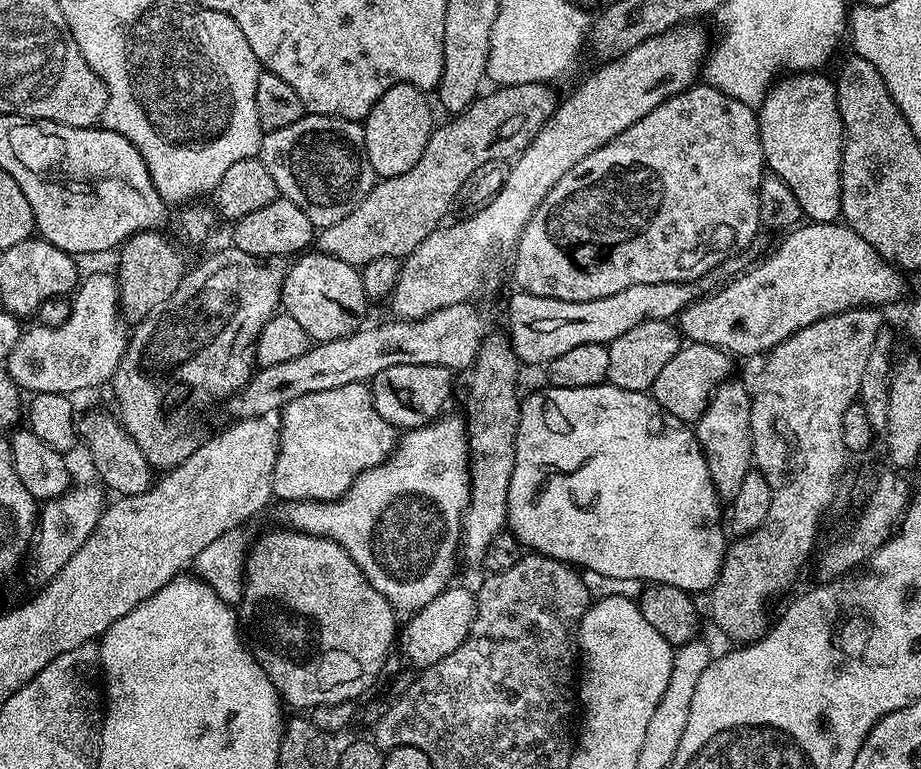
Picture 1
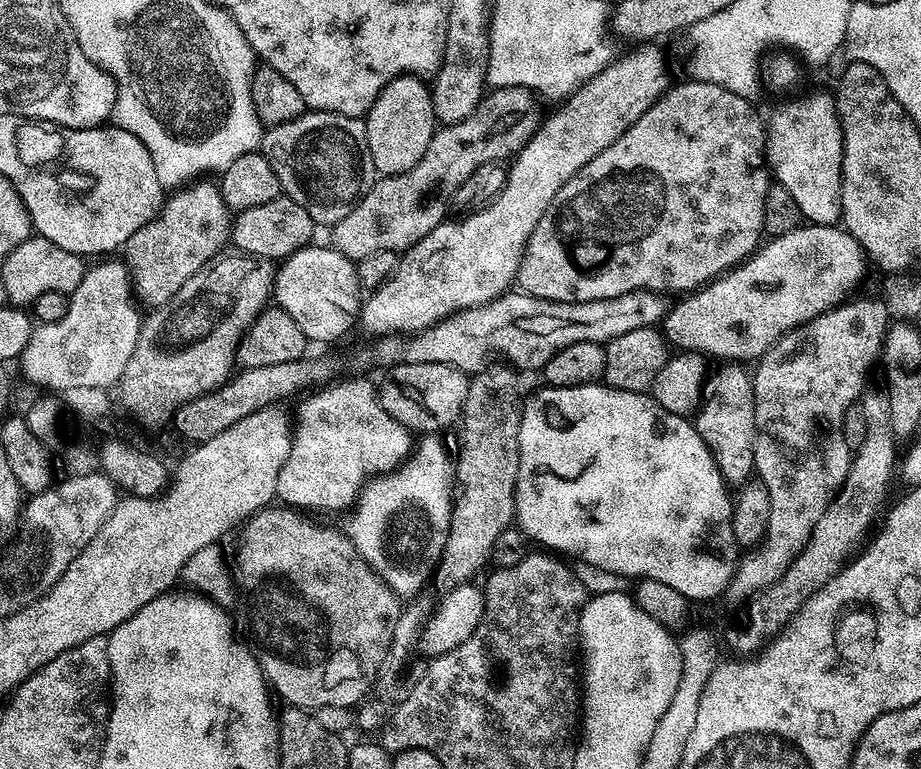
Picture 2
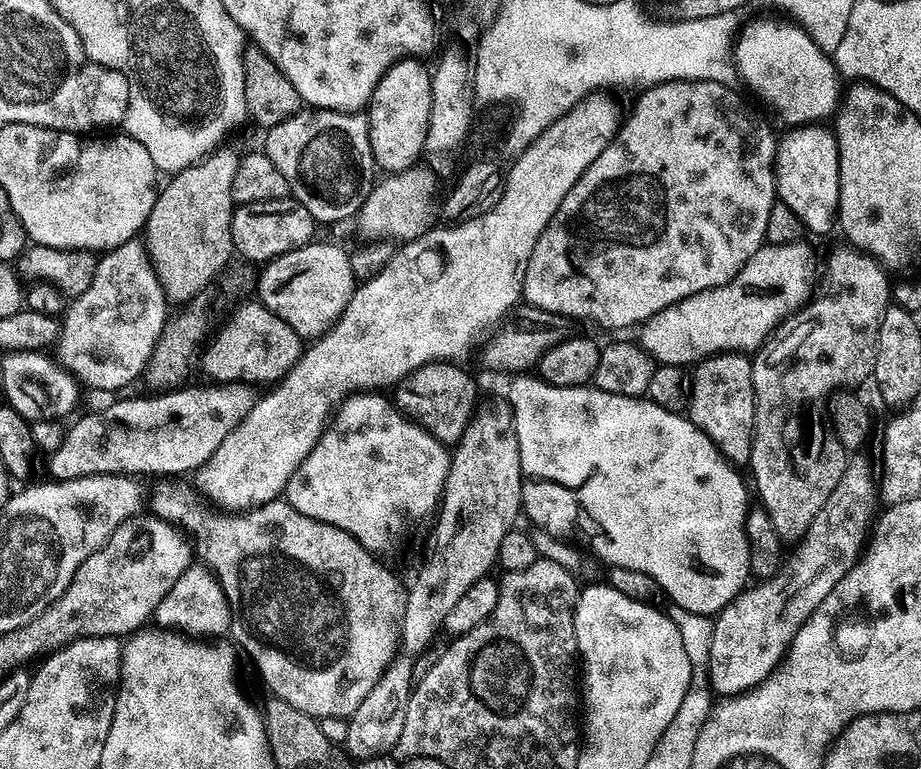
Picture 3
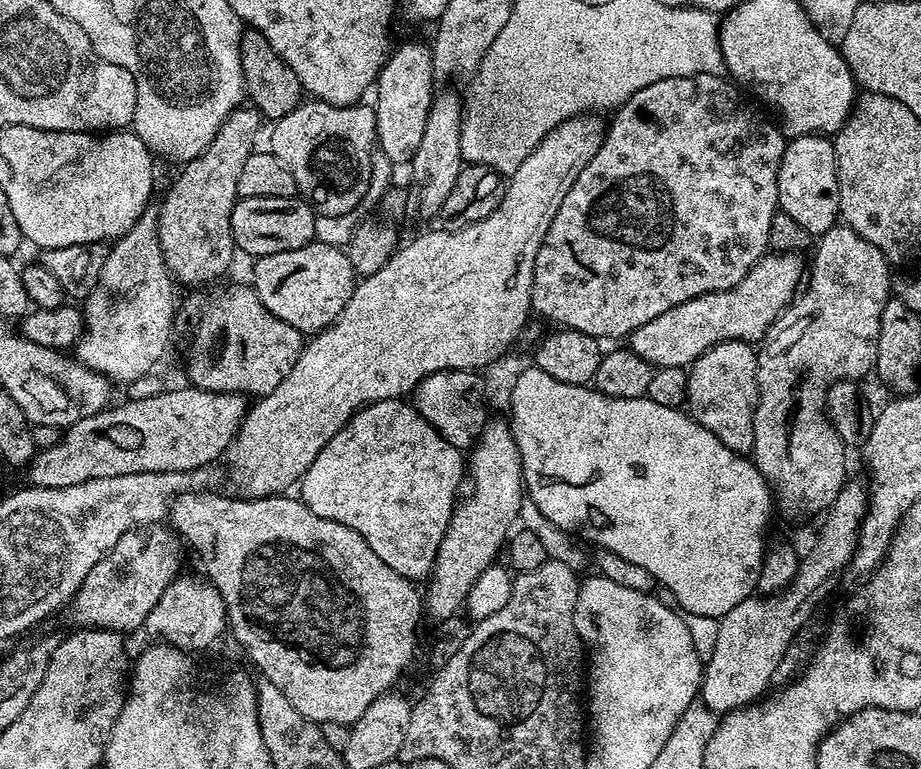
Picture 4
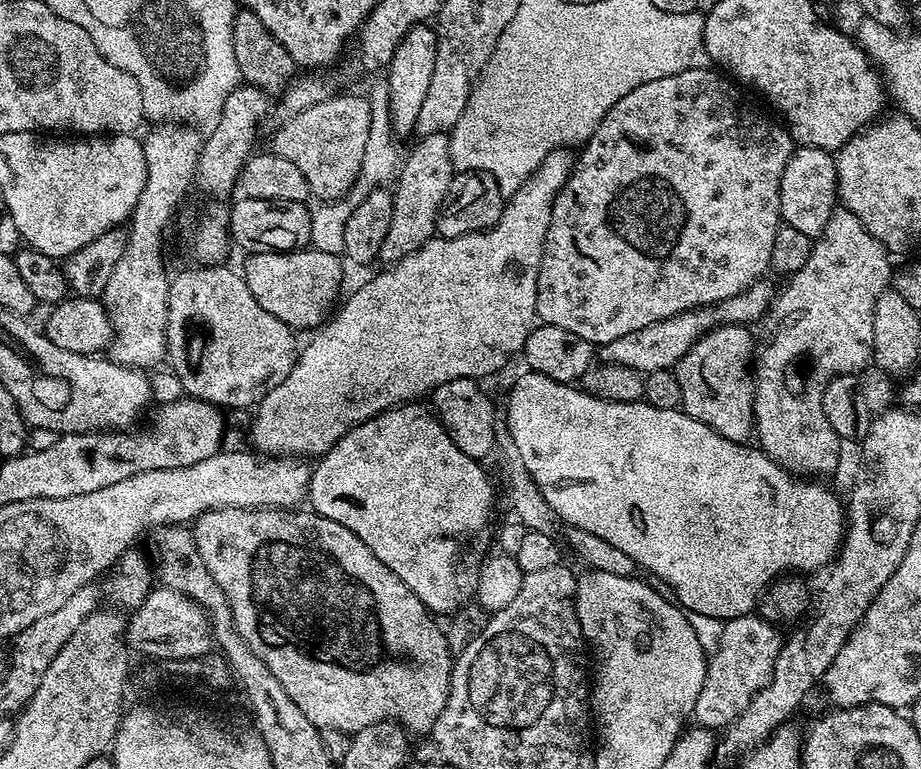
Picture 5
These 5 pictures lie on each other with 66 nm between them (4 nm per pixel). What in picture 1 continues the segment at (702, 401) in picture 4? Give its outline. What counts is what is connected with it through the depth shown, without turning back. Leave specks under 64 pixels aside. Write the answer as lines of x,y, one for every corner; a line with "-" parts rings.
729,378
713,392
706,410
694,424
696,440
704,452
712,484
724,502
731,502
735,498
746,474
754,468
751,413
752,392
749,385
747,388
746,385
739,384
736,378

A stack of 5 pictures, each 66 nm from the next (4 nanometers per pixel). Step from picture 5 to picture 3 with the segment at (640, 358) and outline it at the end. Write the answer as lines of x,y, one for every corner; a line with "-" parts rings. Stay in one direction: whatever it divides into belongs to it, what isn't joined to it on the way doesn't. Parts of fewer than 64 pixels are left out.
799,240
789,244
765,243
738,270
738,274
730,282
722,286
714,286
702,290
698,294
690,294
690,298
682,298
654,314
639,325
638,342
651,354
657,365
679,364
692,366
709,356
718,356
721,352
739,352
752,354
769,343
772,331
787,316
795,317
796,311
803,309
813,299
812,292
812,248
808,242

